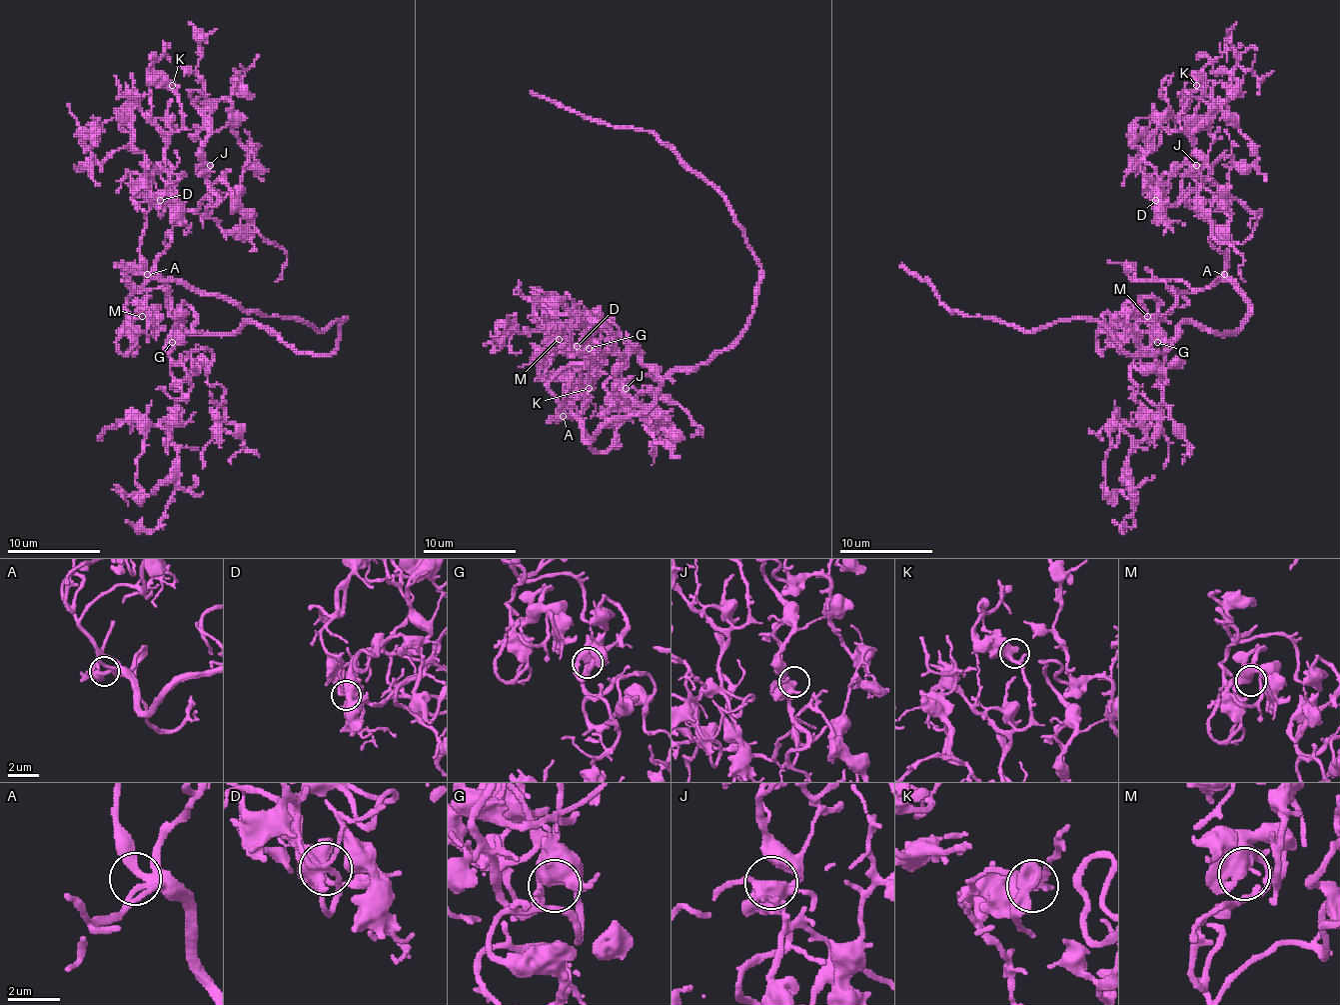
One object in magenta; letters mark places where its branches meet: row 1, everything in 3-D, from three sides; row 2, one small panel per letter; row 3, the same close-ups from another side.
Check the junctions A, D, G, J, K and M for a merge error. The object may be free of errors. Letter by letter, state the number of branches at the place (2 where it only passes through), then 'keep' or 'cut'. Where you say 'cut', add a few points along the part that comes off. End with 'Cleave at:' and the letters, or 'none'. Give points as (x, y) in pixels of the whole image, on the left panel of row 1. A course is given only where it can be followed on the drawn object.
A: branches 4; keep
D: branches 4; keep
G: branches 4; keep
J: branches 4; keep
K: branches 4; keep
M: branches 3; keep
Cleave at: none

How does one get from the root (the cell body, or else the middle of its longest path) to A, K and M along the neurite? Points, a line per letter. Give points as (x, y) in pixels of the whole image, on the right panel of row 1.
A: (1245, 321), (1248, 302), (1224, 274)
K: (1245, 321), (1248, 302), (1224, 277), (1229, 193), (1178, 172), (1194, 148), (1180, 129), (1180, 111), (1196, 85)
M: (1245, 321), (1245, 298), (1220, 277), (1208, 288), (1171, 279), (1168, 288), (1187, 302), (1161, 319), (1147, 316)

